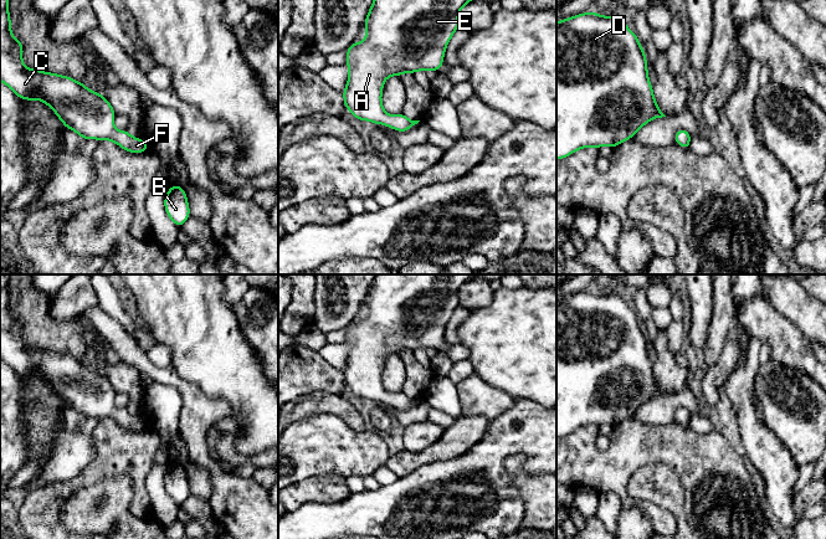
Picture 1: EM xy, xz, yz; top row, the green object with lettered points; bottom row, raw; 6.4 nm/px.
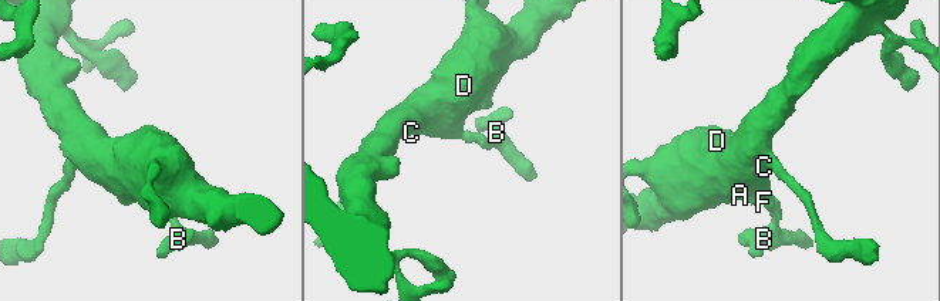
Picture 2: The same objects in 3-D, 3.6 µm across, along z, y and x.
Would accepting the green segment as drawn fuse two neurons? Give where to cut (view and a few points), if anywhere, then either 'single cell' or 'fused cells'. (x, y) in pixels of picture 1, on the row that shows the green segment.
no cut | single cell

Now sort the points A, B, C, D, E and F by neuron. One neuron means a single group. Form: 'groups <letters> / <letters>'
groups A B C D E F

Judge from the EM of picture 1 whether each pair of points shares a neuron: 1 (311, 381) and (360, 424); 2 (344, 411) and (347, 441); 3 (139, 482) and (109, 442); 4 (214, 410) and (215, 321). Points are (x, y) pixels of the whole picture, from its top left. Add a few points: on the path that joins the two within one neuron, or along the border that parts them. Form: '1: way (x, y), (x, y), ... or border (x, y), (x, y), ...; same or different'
1: border (340, 394), (312, 391), (294, 400); different
2: border (317, 415), (335, 414), (353, 429), (368, 427); different
3: way (138, 471), (138, 467), (121, 451); same
4: border (189, 381), (209, 396), (222, 398), (232, 416); different

